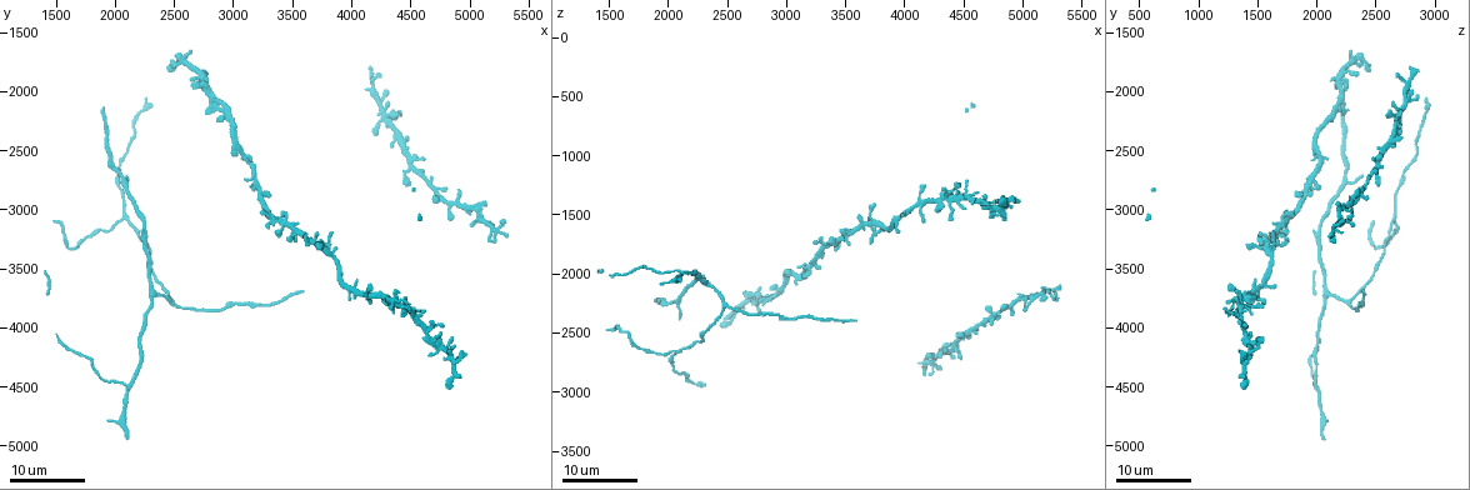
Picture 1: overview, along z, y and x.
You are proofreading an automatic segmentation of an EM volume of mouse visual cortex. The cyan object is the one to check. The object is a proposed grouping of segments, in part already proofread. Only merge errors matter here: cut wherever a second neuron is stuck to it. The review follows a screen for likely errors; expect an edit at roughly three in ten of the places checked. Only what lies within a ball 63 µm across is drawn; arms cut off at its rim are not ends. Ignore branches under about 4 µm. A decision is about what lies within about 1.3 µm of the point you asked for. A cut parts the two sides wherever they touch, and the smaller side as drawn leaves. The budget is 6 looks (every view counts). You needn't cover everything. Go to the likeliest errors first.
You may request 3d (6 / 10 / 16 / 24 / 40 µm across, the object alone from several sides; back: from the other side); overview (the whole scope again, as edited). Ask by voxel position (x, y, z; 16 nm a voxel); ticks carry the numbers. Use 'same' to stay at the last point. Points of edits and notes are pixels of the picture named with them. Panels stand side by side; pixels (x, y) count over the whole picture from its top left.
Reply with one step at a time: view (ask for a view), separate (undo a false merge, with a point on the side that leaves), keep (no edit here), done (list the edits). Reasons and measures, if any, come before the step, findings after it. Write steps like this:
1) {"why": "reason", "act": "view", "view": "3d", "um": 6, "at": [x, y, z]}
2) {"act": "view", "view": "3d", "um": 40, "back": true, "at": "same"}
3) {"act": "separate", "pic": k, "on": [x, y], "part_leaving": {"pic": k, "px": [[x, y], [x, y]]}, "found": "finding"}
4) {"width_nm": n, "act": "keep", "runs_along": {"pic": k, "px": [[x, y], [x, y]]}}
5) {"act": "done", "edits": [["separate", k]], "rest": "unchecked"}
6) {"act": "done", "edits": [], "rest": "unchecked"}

{"why": "three arms meet", "act": "view", "view": "3d", "um": 24, "at": [2060, 3080, 2640]}

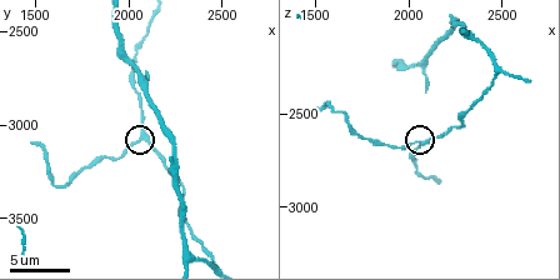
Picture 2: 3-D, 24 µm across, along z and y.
{"act": "view", "view": "3d", "um": 6, "at": "same"}

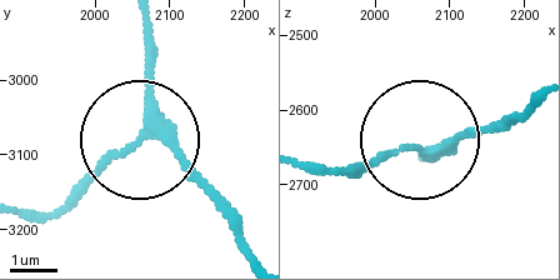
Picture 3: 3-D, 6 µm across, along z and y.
{"width_nm": 200, "act": "keep", "found": "one neuron here"}

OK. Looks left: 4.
{"why": "two arms in line, one across", "act": "view", "view": "3d", "um": 24, "at": [2480, 3760, 2240]}

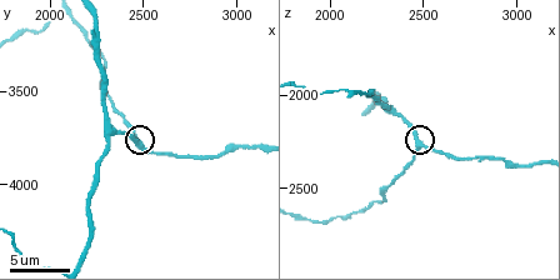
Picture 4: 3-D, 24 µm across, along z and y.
{"act": "view", "view": "3d", "um": 6, "at": [2480, 3780, 2240]}

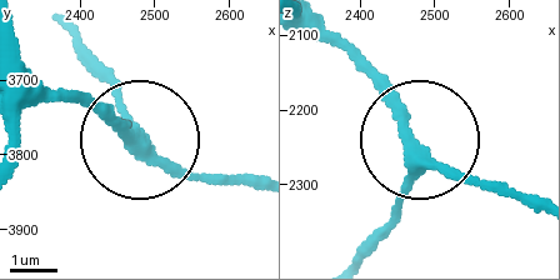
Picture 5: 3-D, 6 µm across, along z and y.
{"why": "from behind", "act": "view", "view": "3d", "um": 6, "back": true, "at": [2470, 3780, 2245]}

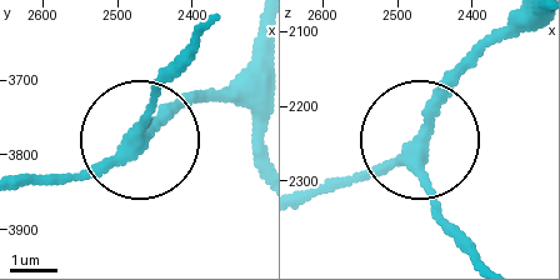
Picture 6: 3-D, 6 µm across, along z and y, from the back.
{"width_nm": 260, "act": "keep", "runs_along": {"pic": 6, "px": [[476, 254], [431, 194], [420, 138], [305, 194]]}, "found": "all the same neuron"}

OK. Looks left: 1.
{"act": "done", "edits": [], "rest": "unchecked"}

